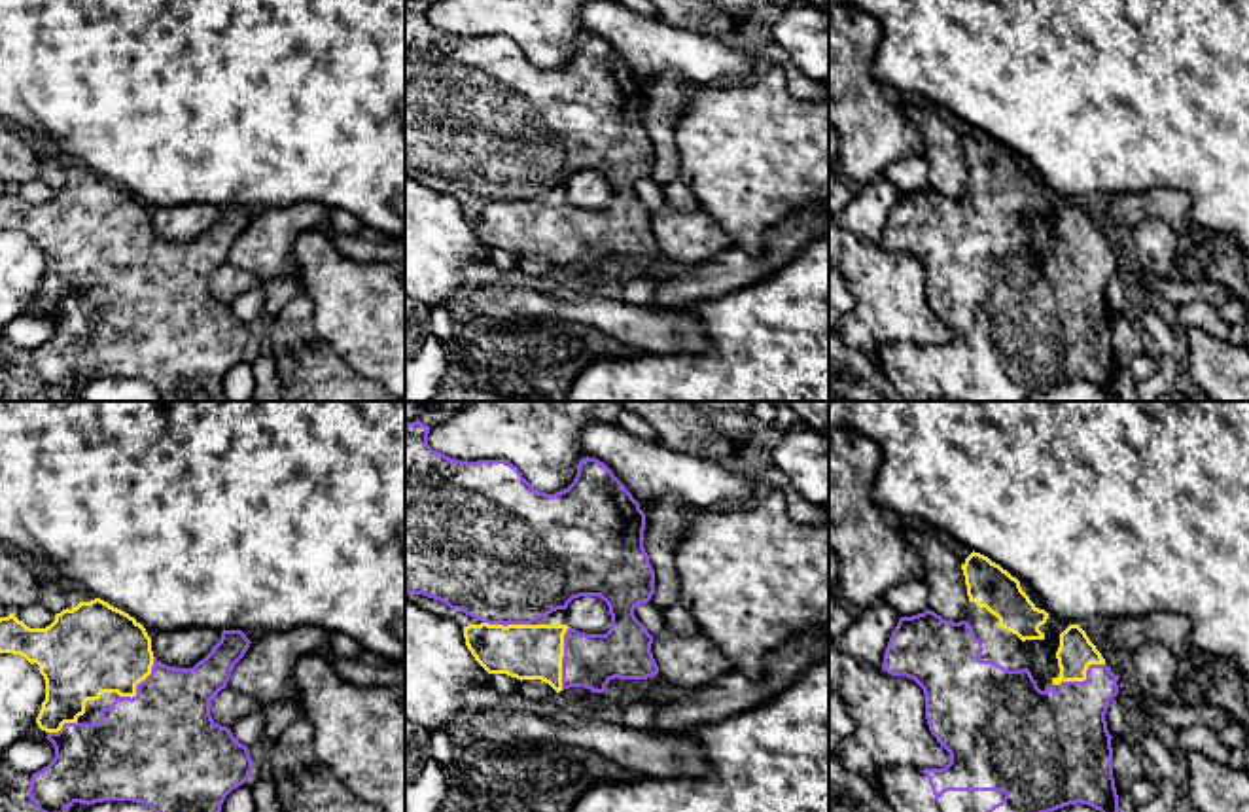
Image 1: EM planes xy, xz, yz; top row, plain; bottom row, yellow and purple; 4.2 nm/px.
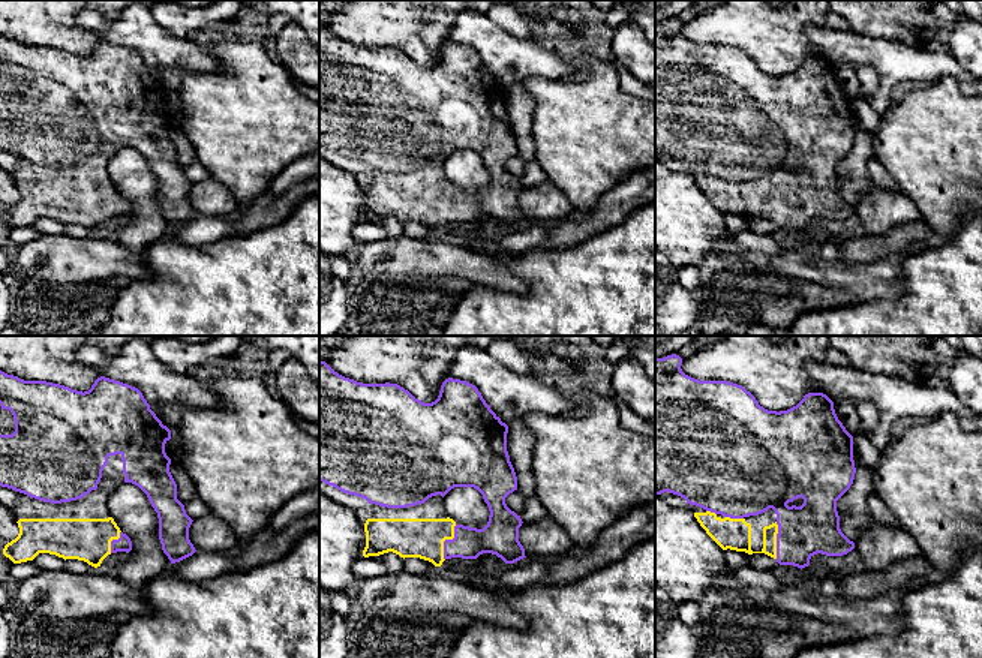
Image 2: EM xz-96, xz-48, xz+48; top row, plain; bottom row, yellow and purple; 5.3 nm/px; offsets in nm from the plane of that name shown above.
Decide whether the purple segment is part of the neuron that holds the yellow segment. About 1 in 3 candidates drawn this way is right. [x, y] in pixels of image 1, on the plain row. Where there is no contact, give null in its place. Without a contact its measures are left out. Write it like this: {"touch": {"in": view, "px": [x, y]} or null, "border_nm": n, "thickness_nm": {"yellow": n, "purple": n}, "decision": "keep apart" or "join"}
{"touch": {"in": "xz", "px": [561, 235]}, "border_nm": 280, "thickness_nm": {"yellow": 240, "purple": 220}, "decision": "join"}

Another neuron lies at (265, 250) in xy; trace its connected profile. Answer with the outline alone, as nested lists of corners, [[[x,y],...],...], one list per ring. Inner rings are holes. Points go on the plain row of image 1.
[[[310,201],[263,208],[235,240],[227,263],[259,282],[299,276],[295,240],[303,231],[327,229],[329,208]]]

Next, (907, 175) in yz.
[[[910,155],[889,163],[884,176],[901,193],[912,193],[929,185],[929,165],[924,155]]]

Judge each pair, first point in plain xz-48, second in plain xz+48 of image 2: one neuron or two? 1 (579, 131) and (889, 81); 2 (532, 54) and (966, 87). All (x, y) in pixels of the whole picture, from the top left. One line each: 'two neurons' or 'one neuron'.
1: two neurons
2: one neuron

